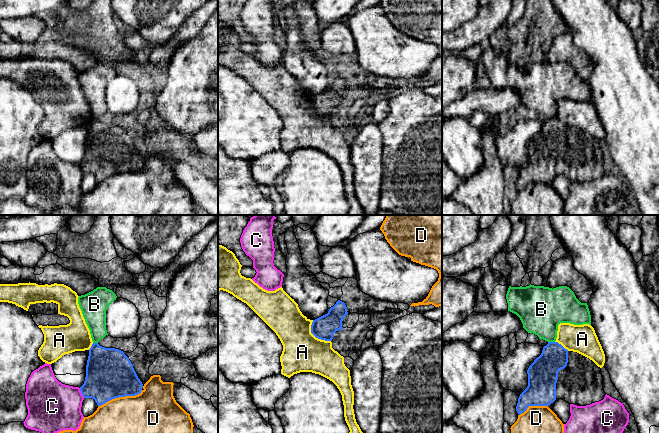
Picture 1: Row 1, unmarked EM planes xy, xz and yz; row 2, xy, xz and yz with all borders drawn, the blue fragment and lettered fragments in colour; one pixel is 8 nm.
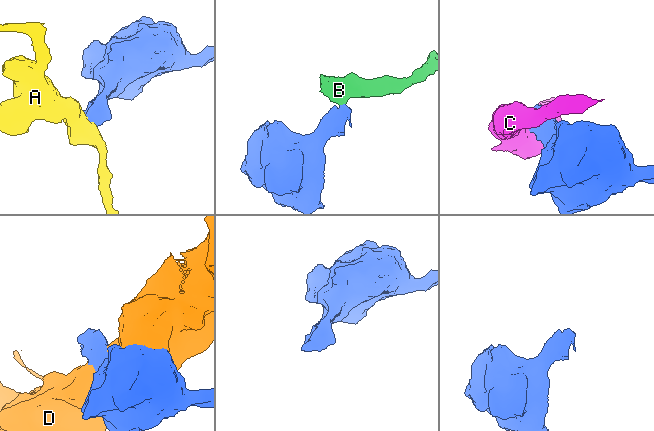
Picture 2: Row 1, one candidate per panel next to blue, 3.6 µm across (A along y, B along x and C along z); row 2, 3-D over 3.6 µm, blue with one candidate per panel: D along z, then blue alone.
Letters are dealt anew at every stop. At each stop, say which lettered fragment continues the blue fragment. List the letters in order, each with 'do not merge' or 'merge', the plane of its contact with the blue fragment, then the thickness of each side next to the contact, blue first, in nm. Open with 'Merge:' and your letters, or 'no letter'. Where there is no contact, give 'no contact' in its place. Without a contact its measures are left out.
Merge: no letter
A: do not merge; contact in xz; calibres 190 and 320 nm
B: do not merge; contact in yz; calibres 240 and 340 nm
C: do not merge; contact in xy; calibres 360 and 400 nm
D: do not merge; contact in xy; calibres 380 and 320 nm

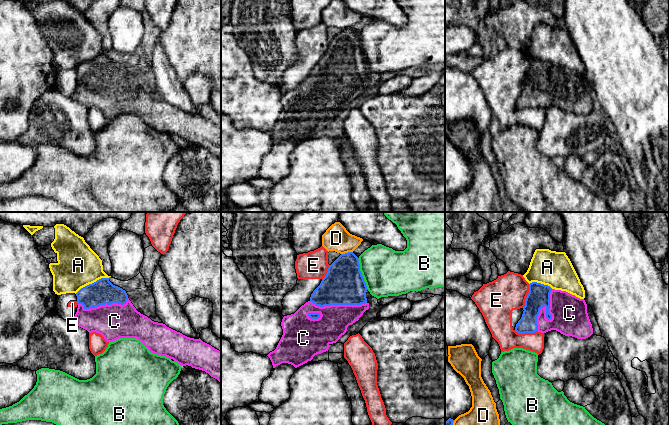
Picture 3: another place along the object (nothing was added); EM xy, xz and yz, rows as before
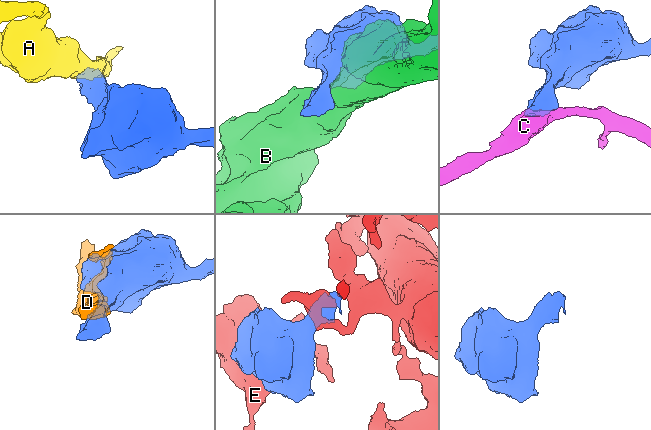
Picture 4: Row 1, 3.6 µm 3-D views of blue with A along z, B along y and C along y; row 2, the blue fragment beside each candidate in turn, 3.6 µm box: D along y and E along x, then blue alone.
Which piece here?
Merge: C
A: do not merge; contact in xy; calibres 200 and 340 nm
B: do not merge; contact in xz; calibres 320 and 380 nm
C: merge; contact in yz; calibres 180 and 280 nm
D: do not merge; contact in xz; calibres 320 and 200 nm
E: do not merge; contact in yz; calibres 180 and 300 nm

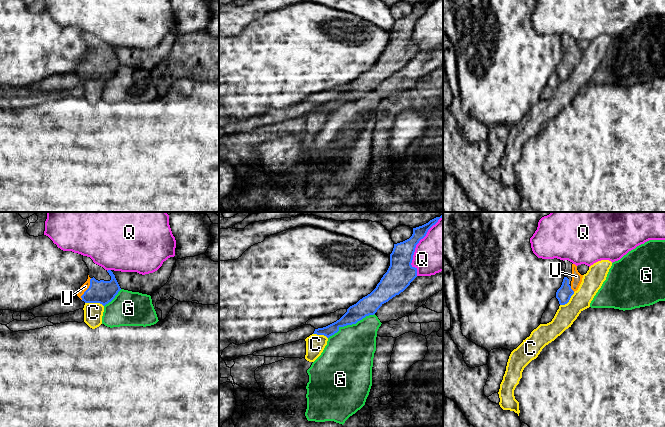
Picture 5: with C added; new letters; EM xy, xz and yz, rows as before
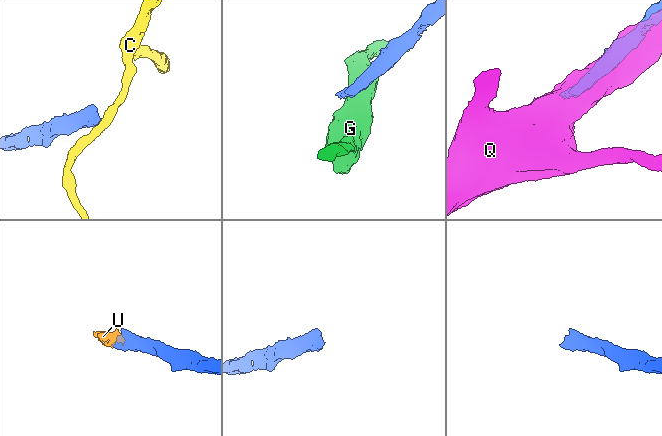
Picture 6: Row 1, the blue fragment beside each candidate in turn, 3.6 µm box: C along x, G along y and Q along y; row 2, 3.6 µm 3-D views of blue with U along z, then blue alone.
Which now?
Merge: U
C: do not merge; contact in xy; calibres 190 and 160 nm
G: do not merge; contact in xz; calibres 160 and 400 nm
Q: do not merge; contact in xz; calibres 220 and 360 nm
U: merge; contact in xy; calibres 190 and 60 nm

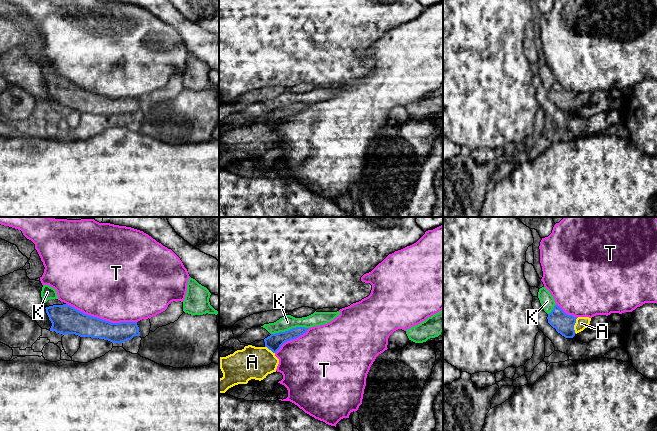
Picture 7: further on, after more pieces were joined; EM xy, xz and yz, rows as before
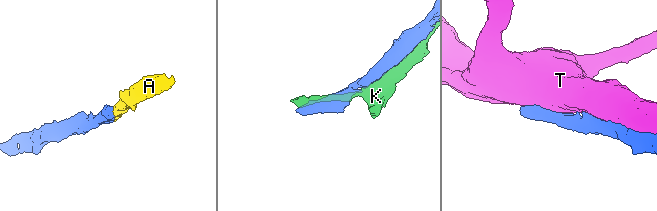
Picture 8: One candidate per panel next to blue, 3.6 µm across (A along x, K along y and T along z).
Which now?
Merge: A
A: merge; contact in yz; calibres 160 and 100 nm
K: do not merge; contact in xz; calibres 130 and 120 nm
T: do not merge; contact in xy; calibres 200 and 500 nm

